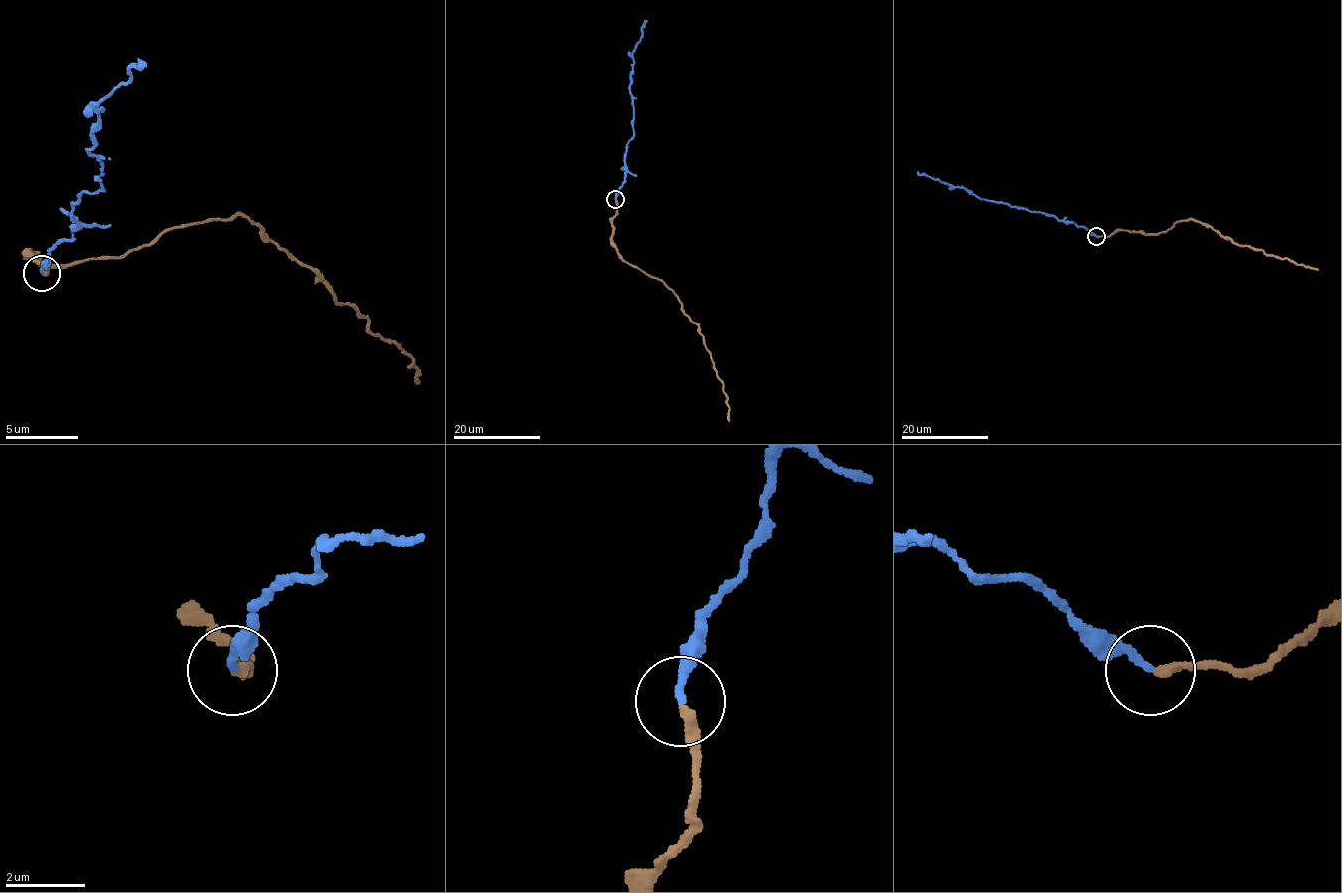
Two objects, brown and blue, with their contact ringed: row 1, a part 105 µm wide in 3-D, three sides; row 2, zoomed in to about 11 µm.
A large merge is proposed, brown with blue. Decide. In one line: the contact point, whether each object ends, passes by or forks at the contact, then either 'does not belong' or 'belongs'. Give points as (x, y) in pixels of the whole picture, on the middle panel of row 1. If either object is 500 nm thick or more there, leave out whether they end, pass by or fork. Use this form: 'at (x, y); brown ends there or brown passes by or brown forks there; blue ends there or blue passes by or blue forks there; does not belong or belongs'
at (615, 199); brown ends there; blue ends there; belongs

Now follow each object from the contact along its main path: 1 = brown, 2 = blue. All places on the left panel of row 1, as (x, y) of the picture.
1: (41, 274), (30, 252), (73, 267), (243, 216), (399, 346), (421, 382)
2: (41, 274), (73, 227), (80, 194), (102, 191), (102, 165), (88, 151), (98, 104), (131, 75), (138, 57)

